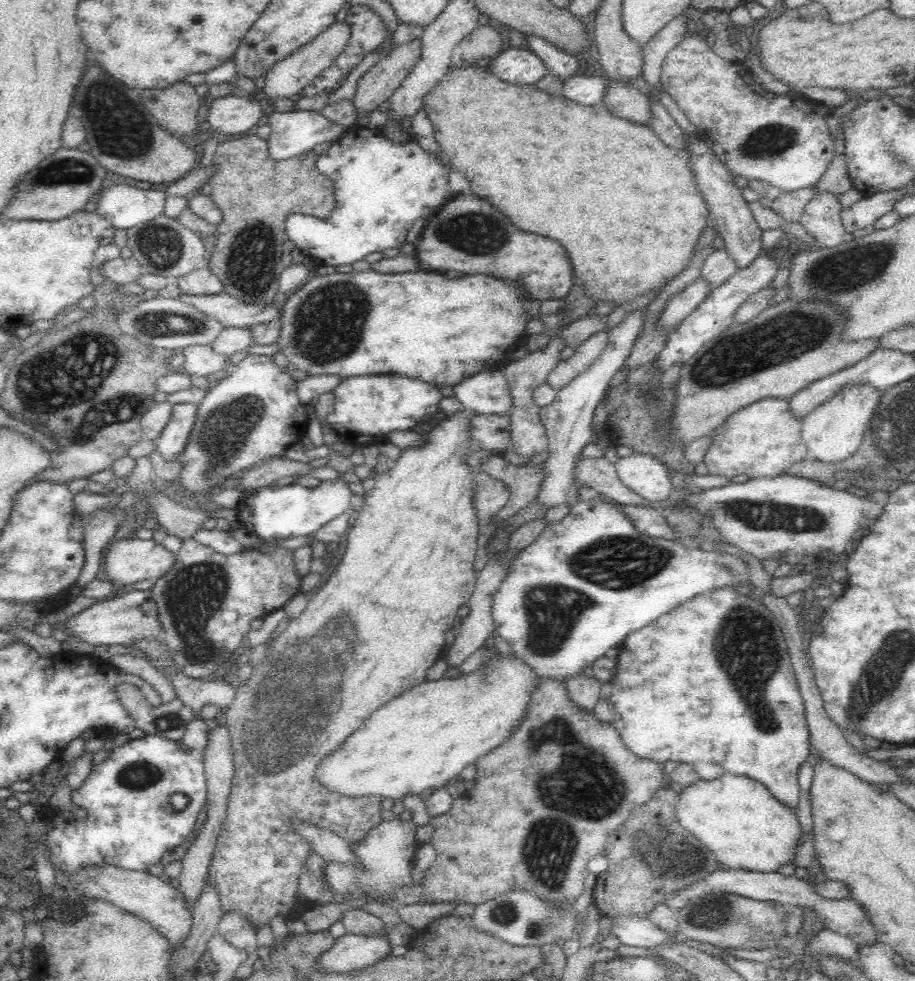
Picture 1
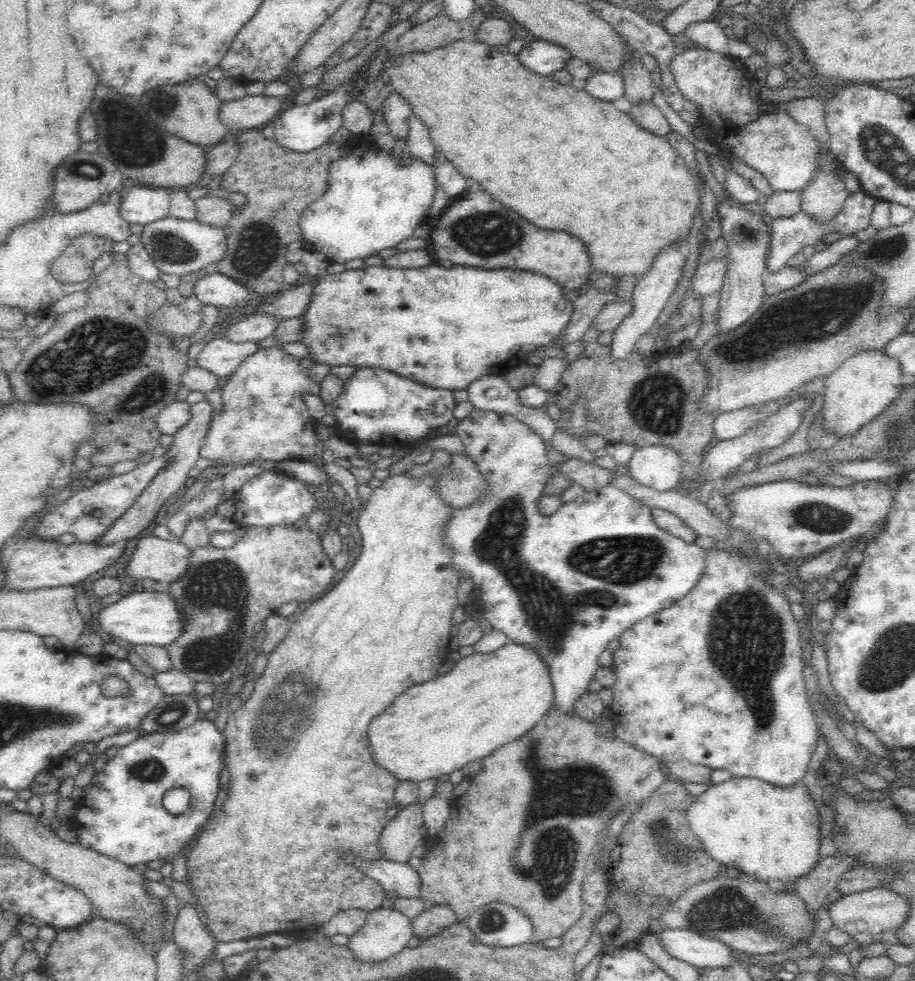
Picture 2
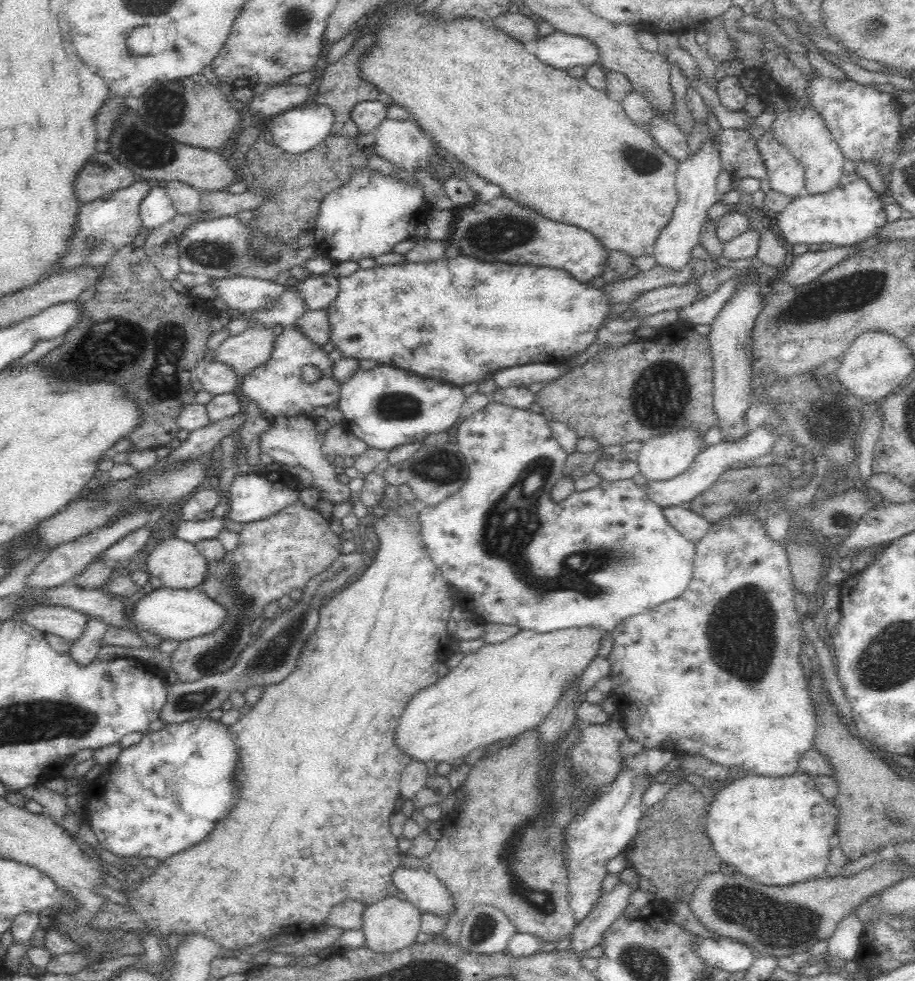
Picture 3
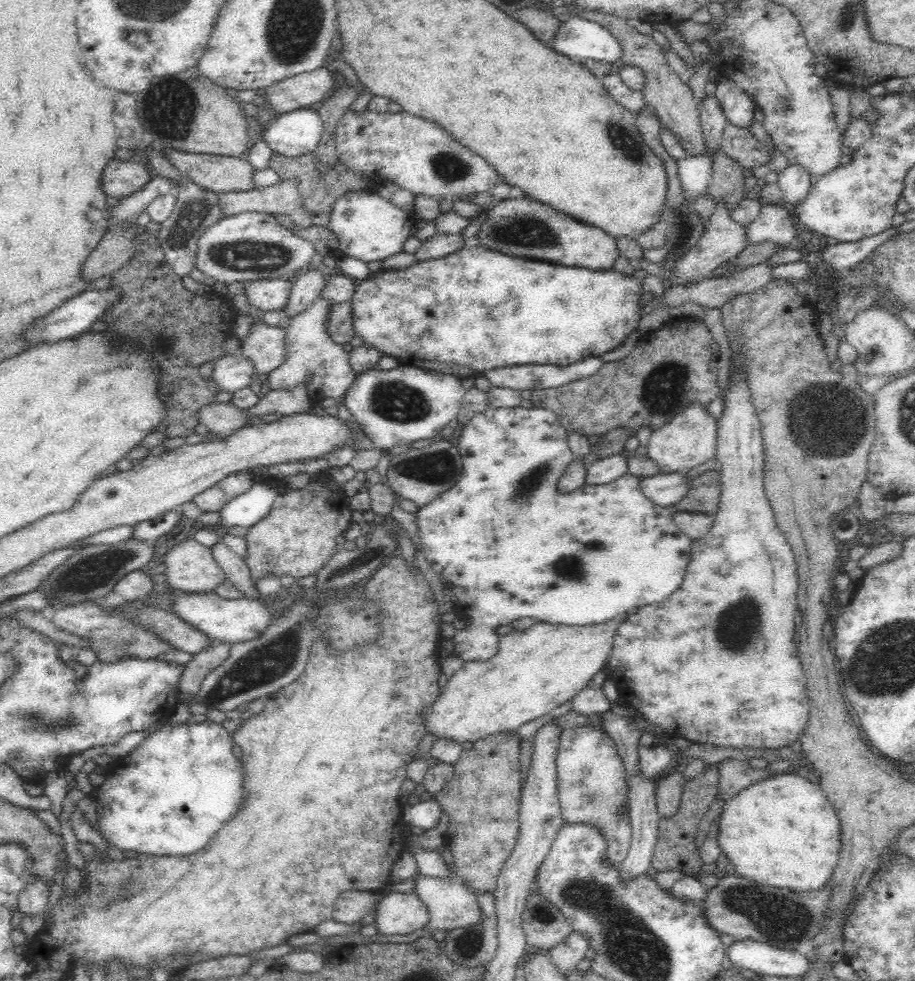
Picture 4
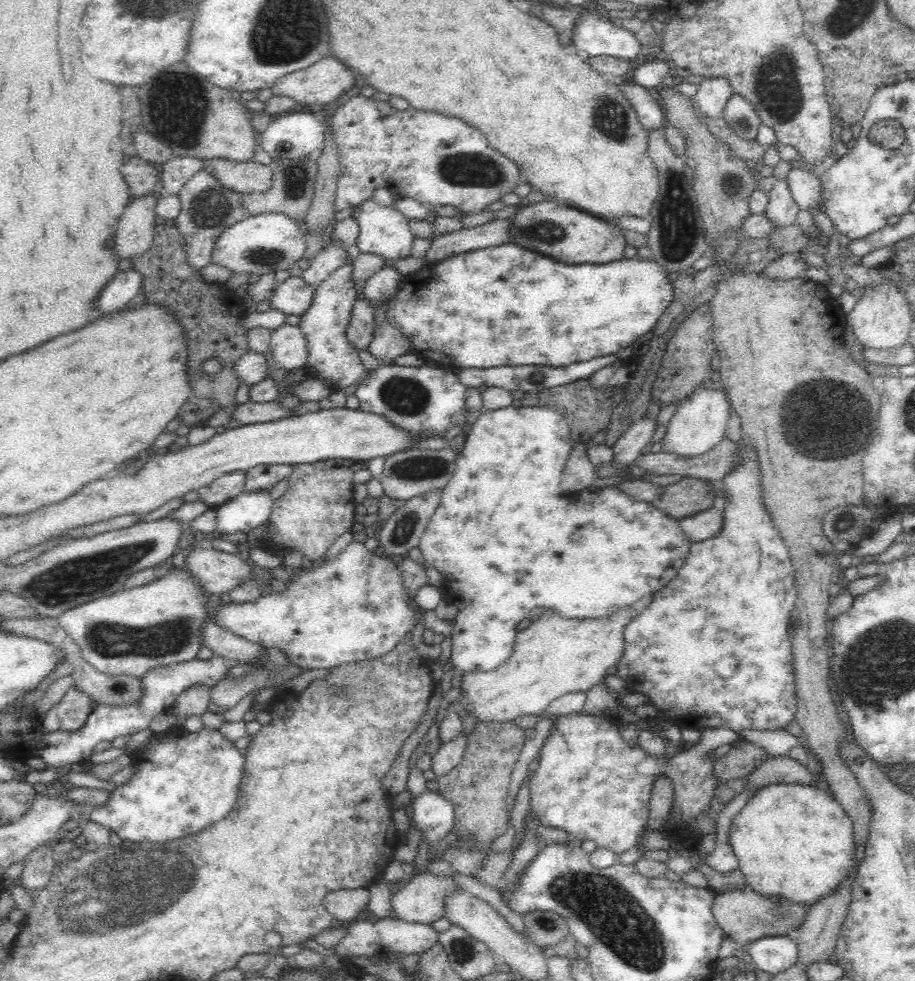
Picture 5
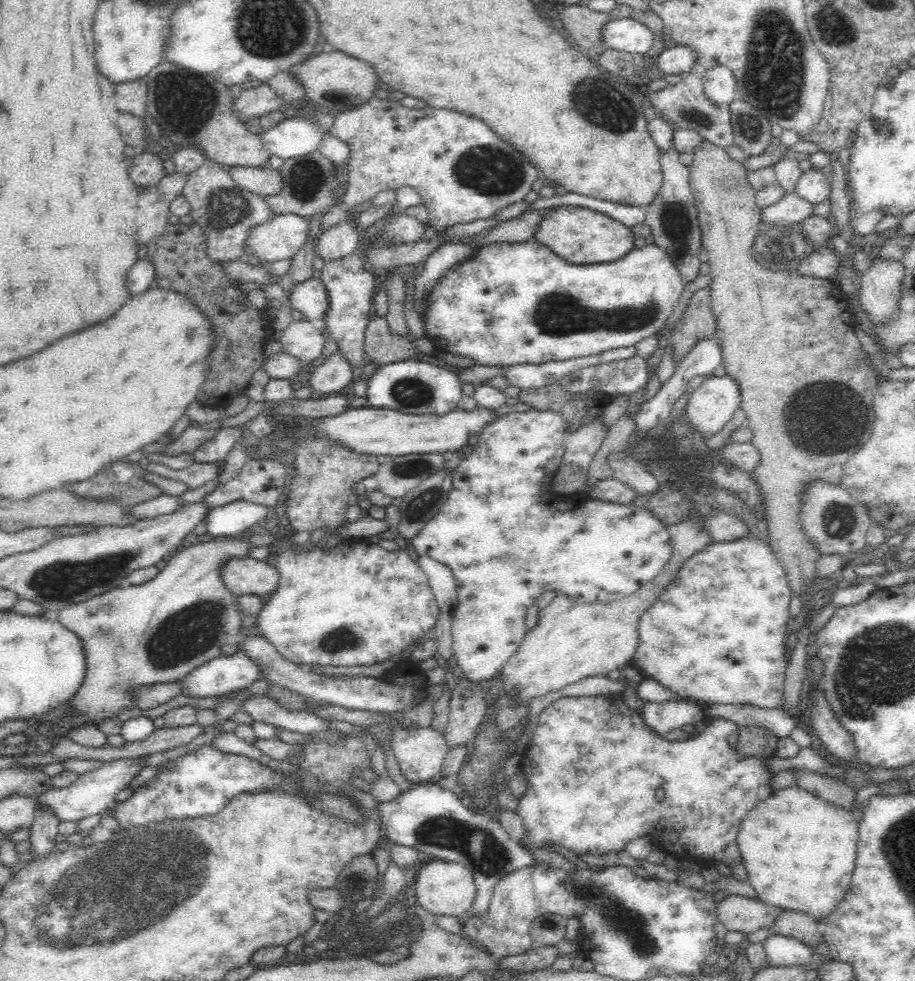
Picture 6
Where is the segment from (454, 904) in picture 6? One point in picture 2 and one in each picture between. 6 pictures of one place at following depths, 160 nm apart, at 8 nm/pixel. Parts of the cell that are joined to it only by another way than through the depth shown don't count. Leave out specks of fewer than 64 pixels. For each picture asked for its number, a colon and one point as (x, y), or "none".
2: (385, 933)
3: (391, 924)
4: (397, 913)
5: (422, 900)

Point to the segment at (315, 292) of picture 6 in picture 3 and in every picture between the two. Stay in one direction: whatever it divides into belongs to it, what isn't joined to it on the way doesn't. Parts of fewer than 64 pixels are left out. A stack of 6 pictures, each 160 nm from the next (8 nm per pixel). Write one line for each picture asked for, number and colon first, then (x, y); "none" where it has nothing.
3: (242, 294)
4: (271, 294)
5: (293, 297)

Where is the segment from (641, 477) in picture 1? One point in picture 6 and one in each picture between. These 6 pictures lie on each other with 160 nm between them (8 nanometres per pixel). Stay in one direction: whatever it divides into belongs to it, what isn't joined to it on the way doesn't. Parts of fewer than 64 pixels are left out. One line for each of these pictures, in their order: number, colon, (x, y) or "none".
2: (659, 466)
3: (661, 457)
4: (689, 439)
5: (700, 422)
6: (713, 404)

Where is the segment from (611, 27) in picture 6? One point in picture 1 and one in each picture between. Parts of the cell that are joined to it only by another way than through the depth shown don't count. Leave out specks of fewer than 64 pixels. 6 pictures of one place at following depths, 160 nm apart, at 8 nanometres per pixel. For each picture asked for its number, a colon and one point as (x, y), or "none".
1: (517, 65)
2: (544, 58)
3: (558, 49)
4: (578, 38)
5: (598, 37)

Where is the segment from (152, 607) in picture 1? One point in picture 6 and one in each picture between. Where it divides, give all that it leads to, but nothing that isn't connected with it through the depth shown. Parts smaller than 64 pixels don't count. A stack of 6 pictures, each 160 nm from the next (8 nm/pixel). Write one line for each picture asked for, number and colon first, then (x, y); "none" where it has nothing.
2: (143, 617)
3: (178, 615)
4: (229, 621)
5: (354, 607)
6: (355, 604)

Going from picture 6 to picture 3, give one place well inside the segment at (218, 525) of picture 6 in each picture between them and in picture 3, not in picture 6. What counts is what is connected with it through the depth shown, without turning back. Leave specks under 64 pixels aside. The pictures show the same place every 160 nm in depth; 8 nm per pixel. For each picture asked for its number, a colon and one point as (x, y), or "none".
3: (253, 496)
4: (246, 509)
5: (247, 510)

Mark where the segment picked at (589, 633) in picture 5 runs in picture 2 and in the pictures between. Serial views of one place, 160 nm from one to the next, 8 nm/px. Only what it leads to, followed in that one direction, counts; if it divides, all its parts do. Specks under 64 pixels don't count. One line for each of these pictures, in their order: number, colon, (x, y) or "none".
2: (487, 700)
3: (504, 689)
4: (535, 669)

